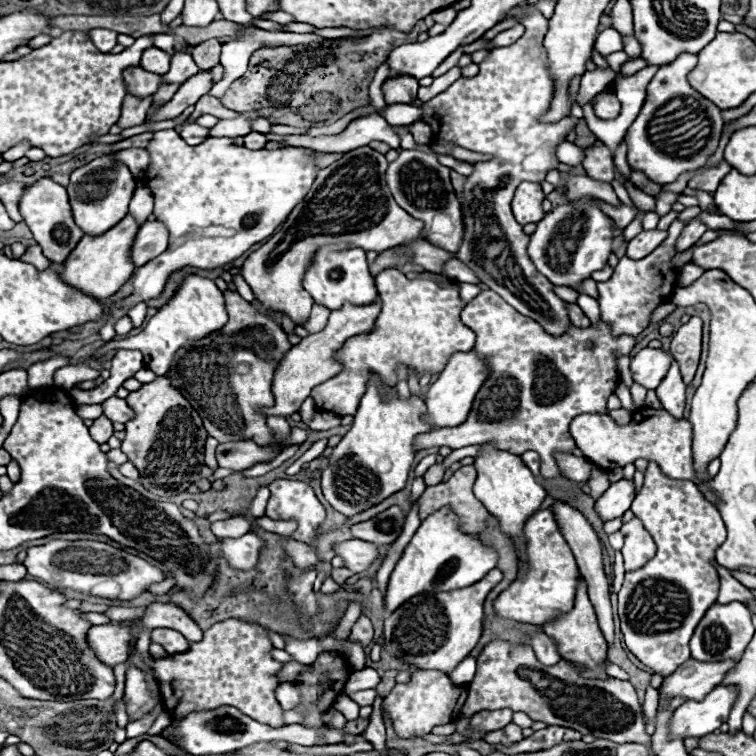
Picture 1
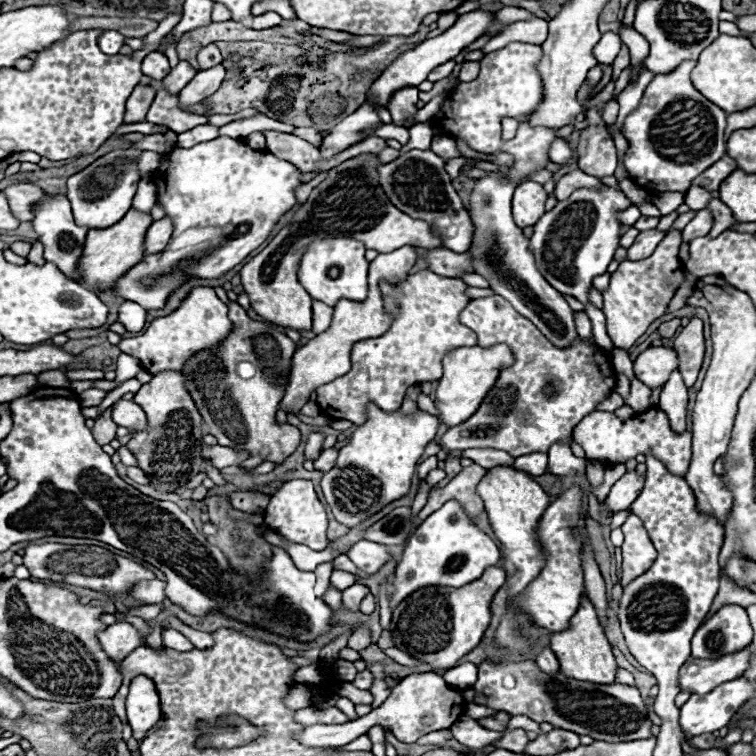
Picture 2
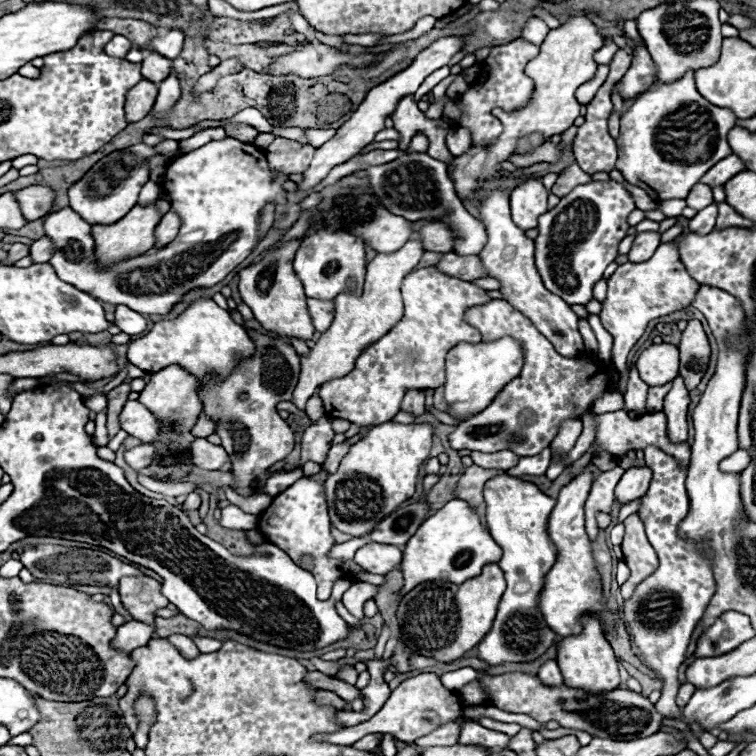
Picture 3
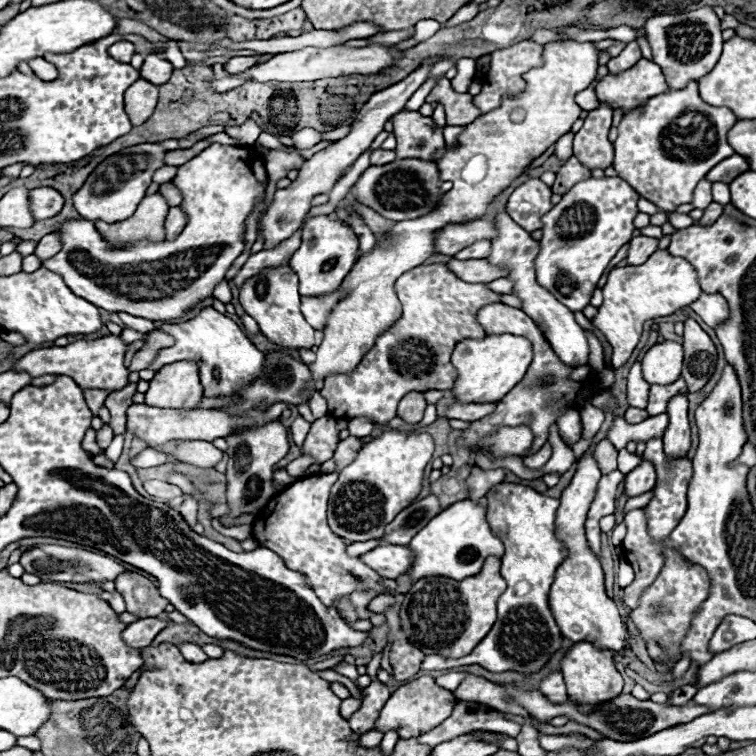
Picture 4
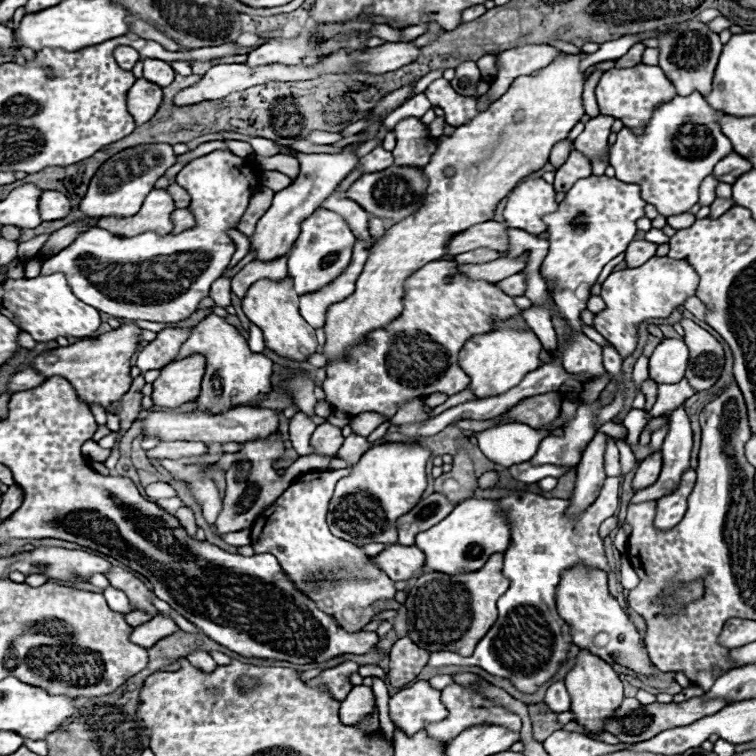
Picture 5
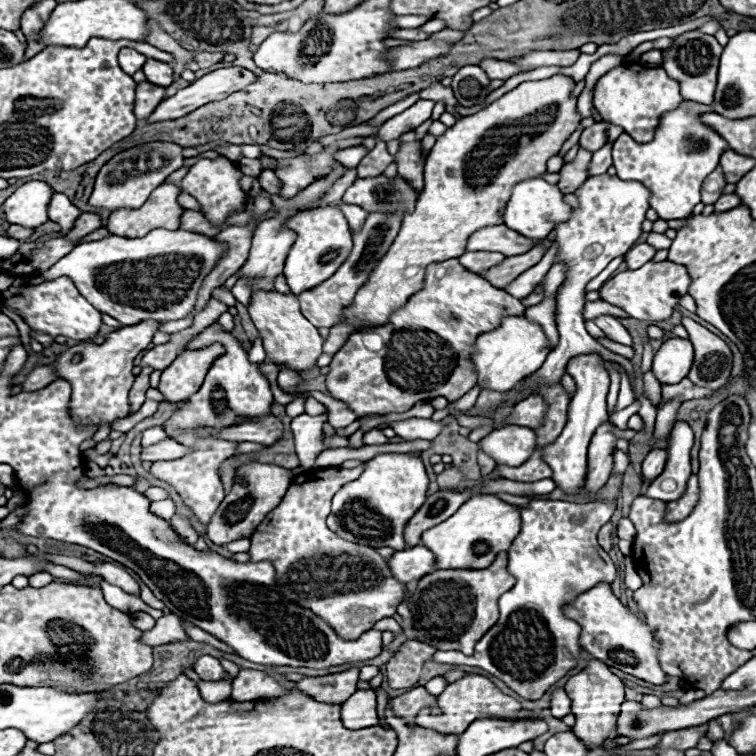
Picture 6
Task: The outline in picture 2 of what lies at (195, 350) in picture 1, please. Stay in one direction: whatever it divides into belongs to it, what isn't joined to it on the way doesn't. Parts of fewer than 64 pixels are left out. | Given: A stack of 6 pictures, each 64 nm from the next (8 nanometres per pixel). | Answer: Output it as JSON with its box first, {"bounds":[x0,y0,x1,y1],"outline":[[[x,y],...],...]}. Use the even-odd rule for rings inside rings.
{"bounds":[182,302,300,470],"outline":[[[230,302],[228,308],[234,326],[232,334],[216,352],[202,352],[192,358],[192,362],[182,370],[188,378],[186,388],[204,418],[208,434],[216,436],[222,446],[248,450],[250,458],[240,464],[242,470],[252,470],[264,462],[282,464],[300,444],[298,428],[276,422],[278,404],[280,398],[284,398],[284,378],[288,378],[296,344],[278,328],[262,320],[250,320],[238,302]],[[238,362],[252,362],[256,374],[248,380],[240,378],[236,374]]]}

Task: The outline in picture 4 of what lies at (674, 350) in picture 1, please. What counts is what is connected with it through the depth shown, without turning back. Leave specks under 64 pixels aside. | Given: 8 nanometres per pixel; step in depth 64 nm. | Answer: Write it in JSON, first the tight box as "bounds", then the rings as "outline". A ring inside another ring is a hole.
{"bounds":[682,320,718,392],"outline":[[[684,320],[684,368],[682,378],[690,392],[702,390],[716,372],[718,352],[712,338],[692,320]]]}

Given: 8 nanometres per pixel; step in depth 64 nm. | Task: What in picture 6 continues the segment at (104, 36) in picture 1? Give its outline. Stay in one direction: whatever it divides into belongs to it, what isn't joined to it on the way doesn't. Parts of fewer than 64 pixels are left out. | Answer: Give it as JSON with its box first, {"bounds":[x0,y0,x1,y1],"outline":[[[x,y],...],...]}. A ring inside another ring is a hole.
{"bounds":[118,48,146,76],"outline":[[[124,48],[118,54],[118,62],[120,62],[120,66],[122,66],[122,70],[126,74],[134,76],[138,70],[142,70],[142,66],[146,62],[146,56],[140,54],[140,52],[136,52],[134,48]]]}

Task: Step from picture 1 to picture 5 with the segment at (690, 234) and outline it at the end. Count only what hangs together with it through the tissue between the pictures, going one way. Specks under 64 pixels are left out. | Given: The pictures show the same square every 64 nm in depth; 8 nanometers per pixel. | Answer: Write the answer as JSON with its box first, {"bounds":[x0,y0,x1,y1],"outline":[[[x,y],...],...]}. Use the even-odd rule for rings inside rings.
{"bounds":[710,198,734,218],"outline":[[[716,198],[714,204],[710,206],[710,218],[718,218],[722,216],[726,210],[730,210],[734,206],[732,198]]]}

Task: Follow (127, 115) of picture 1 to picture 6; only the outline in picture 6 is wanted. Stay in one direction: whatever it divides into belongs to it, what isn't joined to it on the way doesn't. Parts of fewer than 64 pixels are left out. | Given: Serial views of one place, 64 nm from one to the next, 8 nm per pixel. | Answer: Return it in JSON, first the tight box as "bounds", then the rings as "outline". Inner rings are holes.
{"bounds":[134,82,164,120],"outline":[[[142,82],[136,86],[136,108],[134,108],[134,114],[138,120],[144,120],[148,118],[154,108],[164,100],[164,88],[162,86],[156,86],[156,84],[150,84],[150,82]]]}

